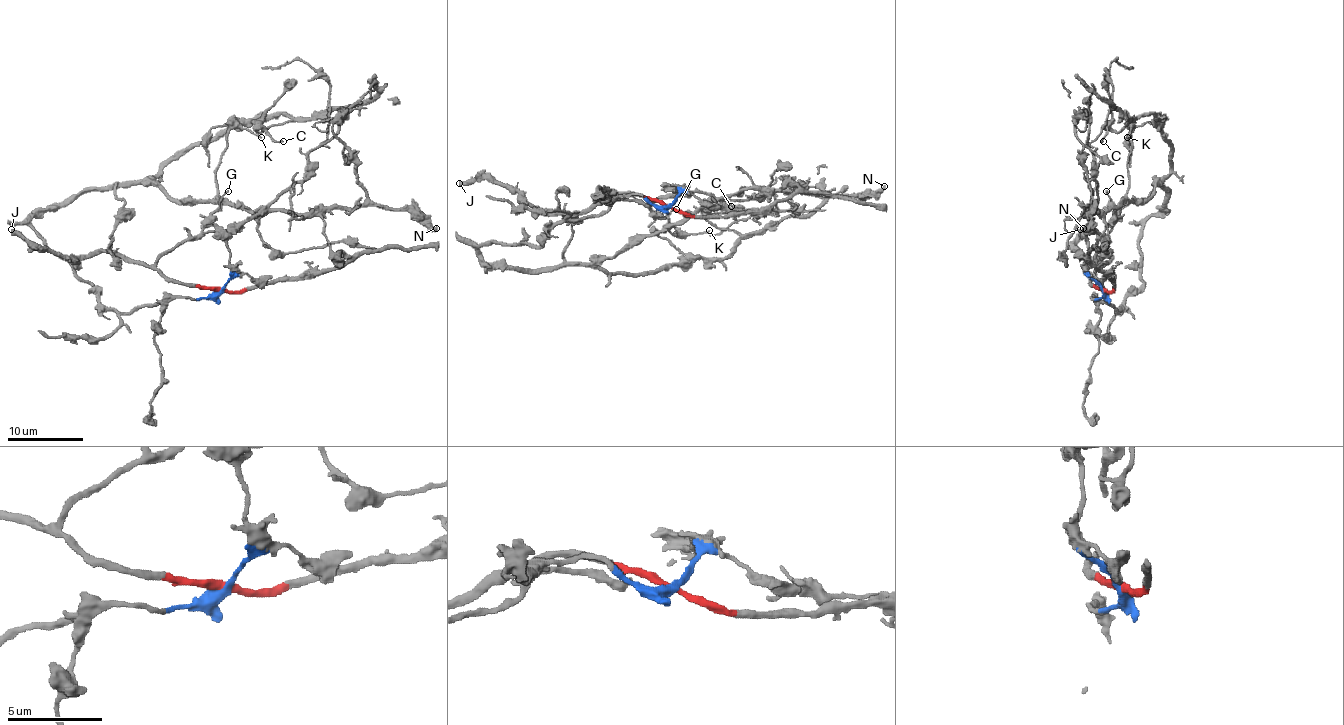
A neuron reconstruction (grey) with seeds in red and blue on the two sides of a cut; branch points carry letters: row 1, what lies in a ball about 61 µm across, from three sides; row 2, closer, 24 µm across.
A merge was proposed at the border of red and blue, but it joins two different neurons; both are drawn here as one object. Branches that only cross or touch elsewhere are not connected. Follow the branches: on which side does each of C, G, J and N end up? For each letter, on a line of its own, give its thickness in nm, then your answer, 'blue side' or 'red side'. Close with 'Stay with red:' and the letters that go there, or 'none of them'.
C: 170 nm | blue side
G: 140 nm | red side
J: 500 nm | red side
N: 400 nm | blue side
Stay with red: G, J

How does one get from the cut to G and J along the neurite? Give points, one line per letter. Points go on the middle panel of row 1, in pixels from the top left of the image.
G: (669, 206), (620, 193), (605, 199), (642, 201), (658, 216), (676, 208)
J: (669, 206), (637, 195), (616, 193), (576, 214), (540, 214), (516, 193), (485, 178), (459, 184)

